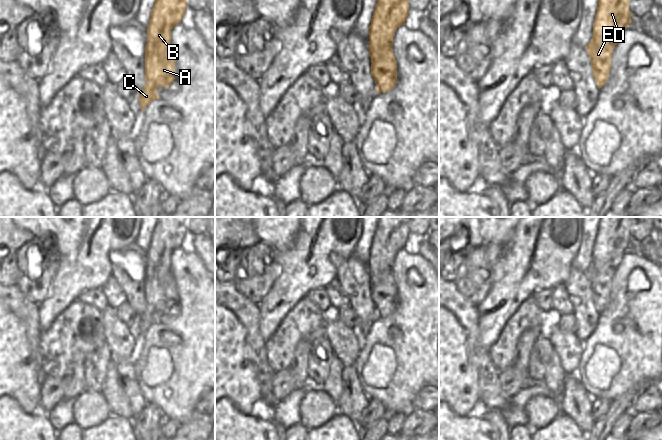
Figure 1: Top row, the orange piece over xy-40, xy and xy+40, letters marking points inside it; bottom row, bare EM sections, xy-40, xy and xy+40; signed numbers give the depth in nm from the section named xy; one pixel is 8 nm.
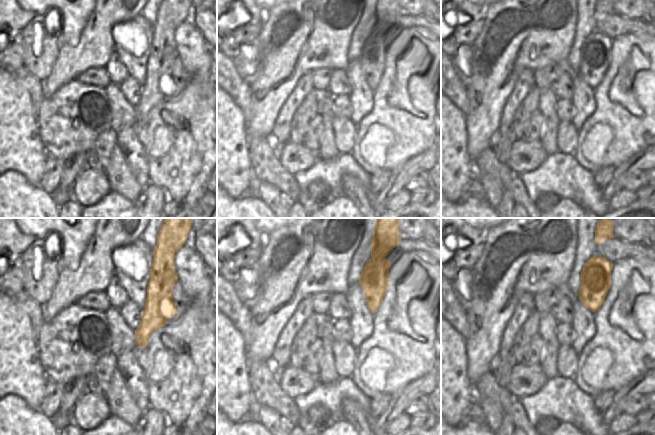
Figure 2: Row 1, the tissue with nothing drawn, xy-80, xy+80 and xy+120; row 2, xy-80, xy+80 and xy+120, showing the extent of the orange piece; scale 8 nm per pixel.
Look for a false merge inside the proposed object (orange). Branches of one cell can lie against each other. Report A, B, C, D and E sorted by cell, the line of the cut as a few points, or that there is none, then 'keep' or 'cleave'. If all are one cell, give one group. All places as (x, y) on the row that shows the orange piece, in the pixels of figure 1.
A B C D / E; cut in xy along (390, 47), (375, 62), (375, 77), (378, 80); cleave

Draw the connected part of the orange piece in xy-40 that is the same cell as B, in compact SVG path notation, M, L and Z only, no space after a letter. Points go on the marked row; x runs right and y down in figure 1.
M155 0L151 10L151 18L147 26L147 44L145 46L145 80L146 84L139 94L141 110L154 100L162 99L157 94L158 87L170 87L175 80L175 56L171 50L171 30L178 24L185 14L187 0Z

